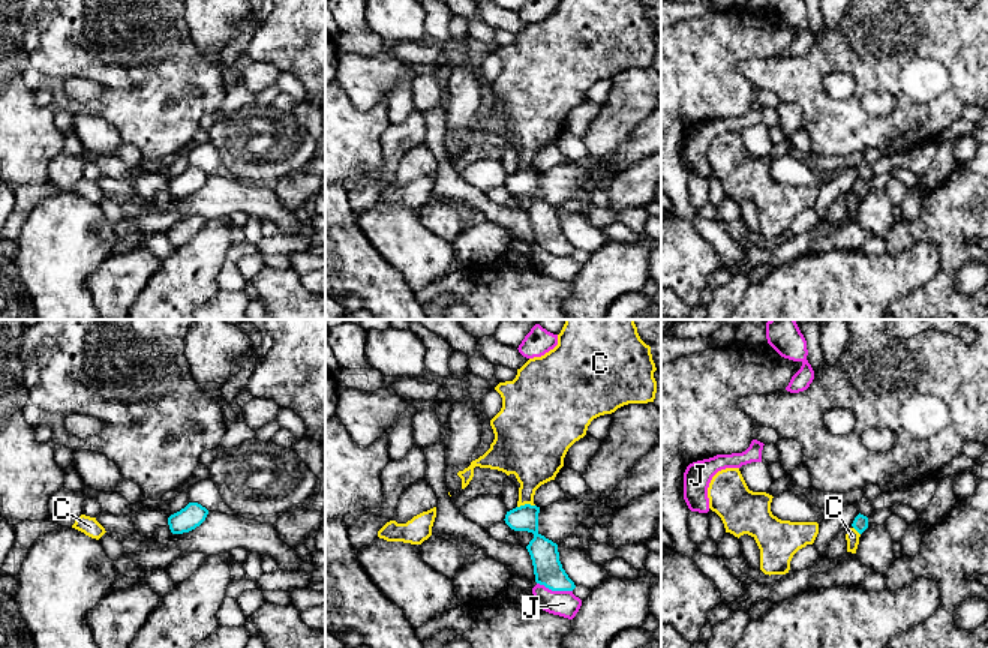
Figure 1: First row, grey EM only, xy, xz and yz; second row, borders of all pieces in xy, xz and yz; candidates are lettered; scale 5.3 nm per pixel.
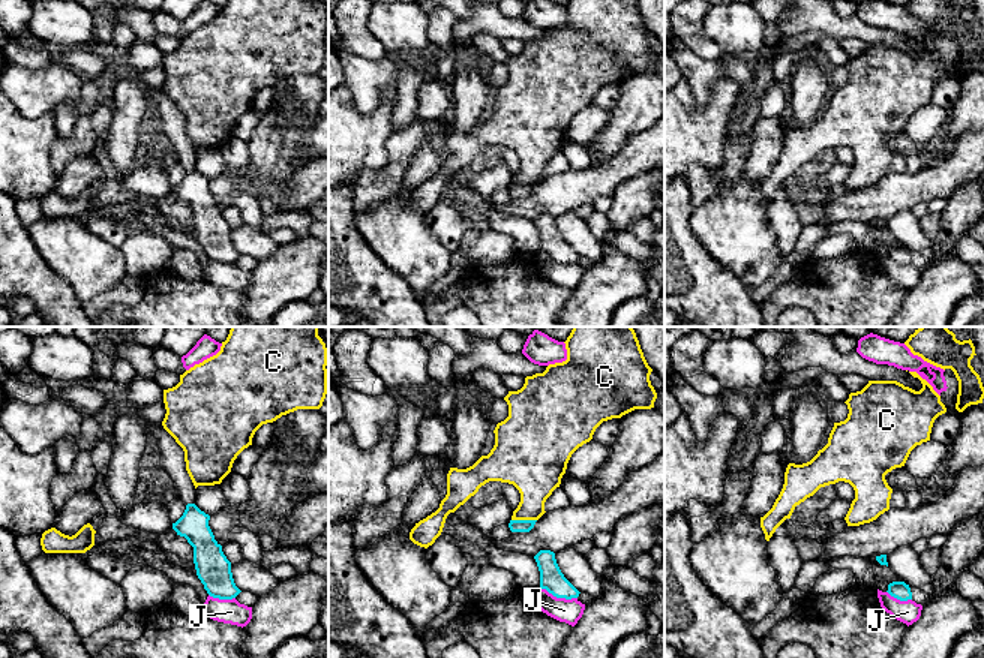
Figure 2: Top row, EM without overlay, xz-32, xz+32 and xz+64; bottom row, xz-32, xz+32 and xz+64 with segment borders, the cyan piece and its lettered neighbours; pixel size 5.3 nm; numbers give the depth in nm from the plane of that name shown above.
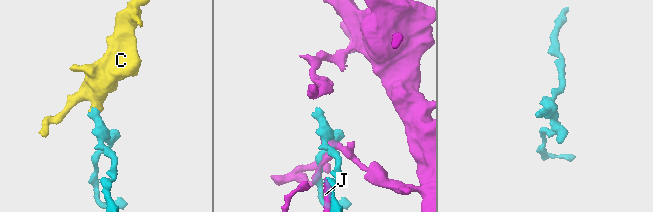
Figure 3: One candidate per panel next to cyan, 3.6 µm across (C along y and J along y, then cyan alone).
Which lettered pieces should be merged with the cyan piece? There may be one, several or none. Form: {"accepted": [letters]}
{"accepted": []}

